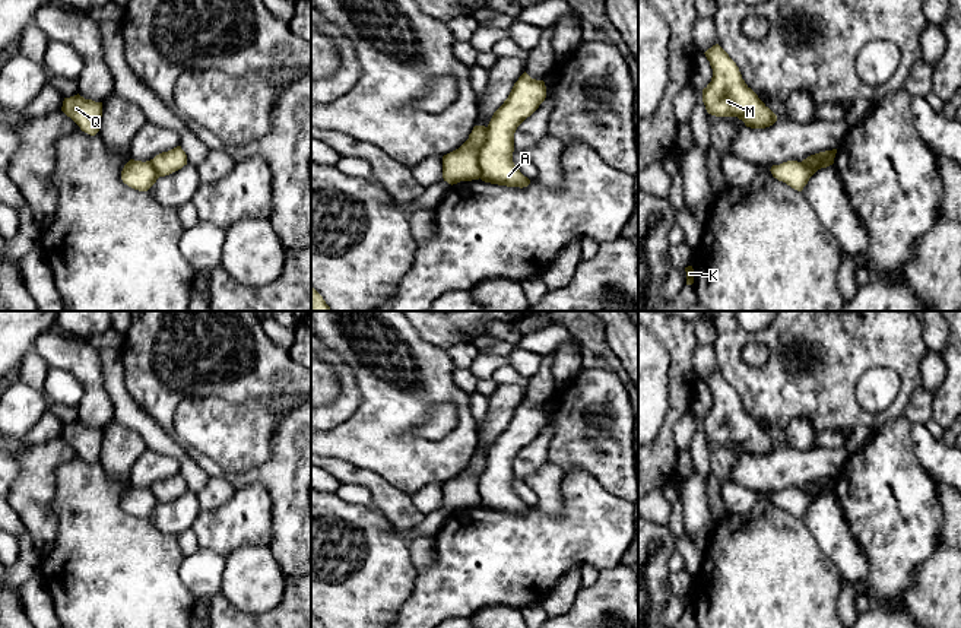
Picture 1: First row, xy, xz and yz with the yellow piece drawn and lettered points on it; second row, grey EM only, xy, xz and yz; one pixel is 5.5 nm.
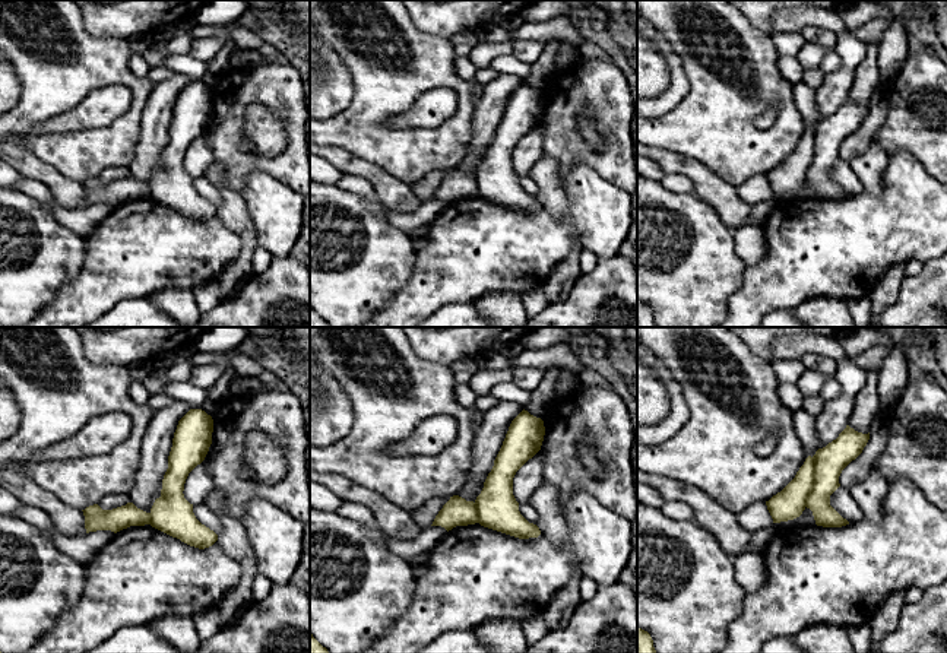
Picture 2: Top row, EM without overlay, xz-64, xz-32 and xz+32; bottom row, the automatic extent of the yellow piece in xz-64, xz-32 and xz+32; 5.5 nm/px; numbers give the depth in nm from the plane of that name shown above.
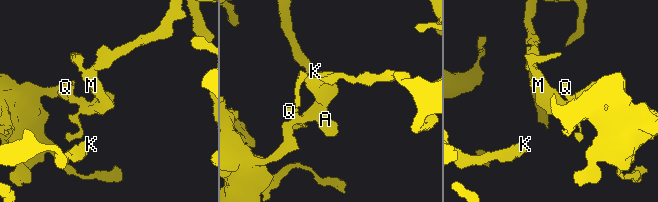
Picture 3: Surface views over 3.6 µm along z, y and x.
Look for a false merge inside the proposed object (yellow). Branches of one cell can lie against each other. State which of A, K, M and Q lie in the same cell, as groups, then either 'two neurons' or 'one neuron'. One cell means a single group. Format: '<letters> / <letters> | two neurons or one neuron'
A K M / Q | two neurons

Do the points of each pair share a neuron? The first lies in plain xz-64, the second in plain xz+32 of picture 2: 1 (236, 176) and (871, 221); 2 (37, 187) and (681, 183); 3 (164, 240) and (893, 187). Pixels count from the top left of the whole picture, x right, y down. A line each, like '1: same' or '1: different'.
1: different
2: same
3: same

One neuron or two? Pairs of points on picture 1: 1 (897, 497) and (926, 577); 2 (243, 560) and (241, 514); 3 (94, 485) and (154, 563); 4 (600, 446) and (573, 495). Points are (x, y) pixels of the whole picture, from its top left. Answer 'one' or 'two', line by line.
1: two
2: two
3: one
4: two

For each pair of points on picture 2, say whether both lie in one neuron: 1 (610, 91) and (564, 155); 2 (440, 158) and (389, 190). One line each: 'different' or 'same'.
1: same
2: different

